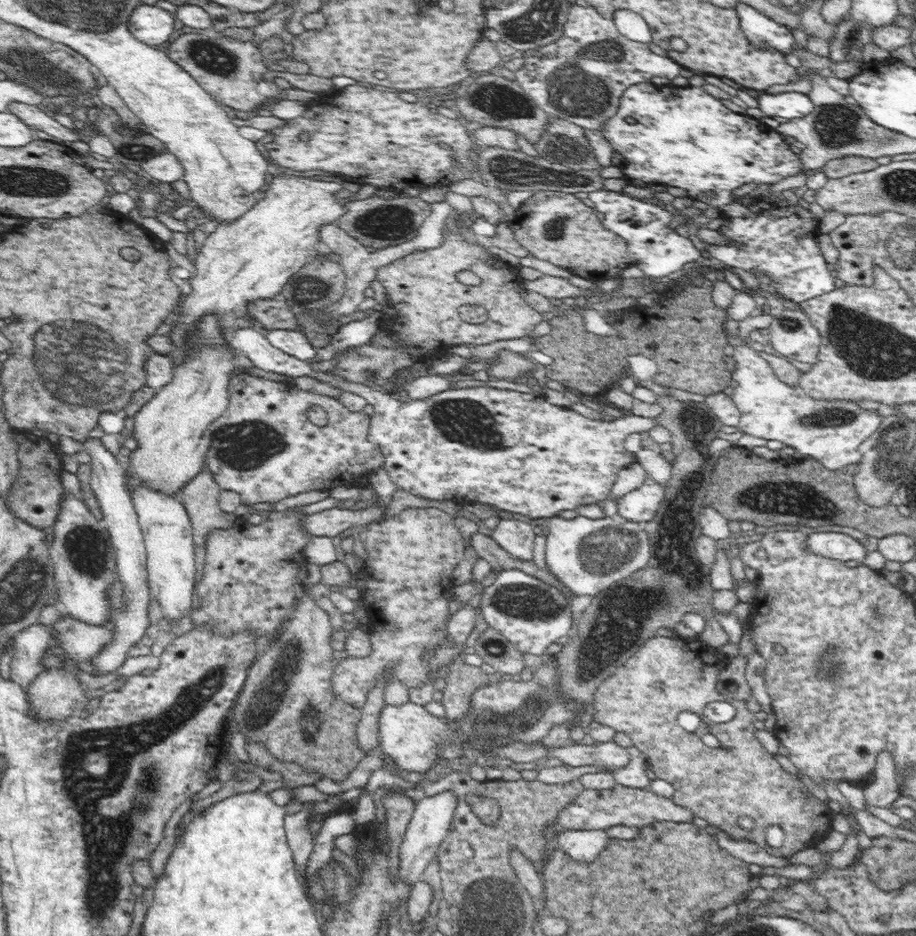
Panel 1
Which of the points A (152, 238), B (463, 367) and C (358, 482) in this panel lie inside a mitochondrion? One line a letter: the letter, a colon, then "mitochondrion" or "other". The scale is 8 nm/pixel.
A: other
B: other
C: other

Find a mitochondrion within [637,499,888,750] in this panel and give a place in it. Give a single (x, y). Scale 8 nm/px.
(834, 663)

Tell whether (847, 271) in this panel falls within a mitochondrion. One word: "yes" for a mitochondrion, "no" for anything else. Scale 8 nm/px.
no

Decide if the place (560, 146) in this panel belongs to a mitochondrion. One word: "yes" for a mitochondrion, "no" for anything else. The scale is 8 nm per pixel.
yes

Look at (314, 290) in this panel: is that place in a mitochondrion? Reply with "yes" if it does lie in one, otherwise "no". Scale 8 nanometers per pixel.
yes

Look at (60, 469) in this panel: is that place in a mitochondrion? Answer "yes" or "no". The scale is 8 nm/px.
no

